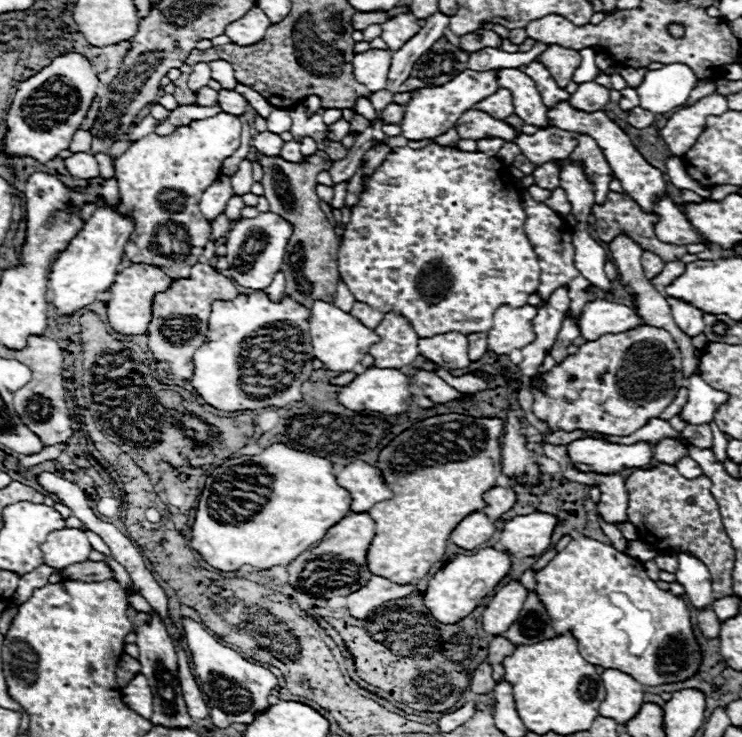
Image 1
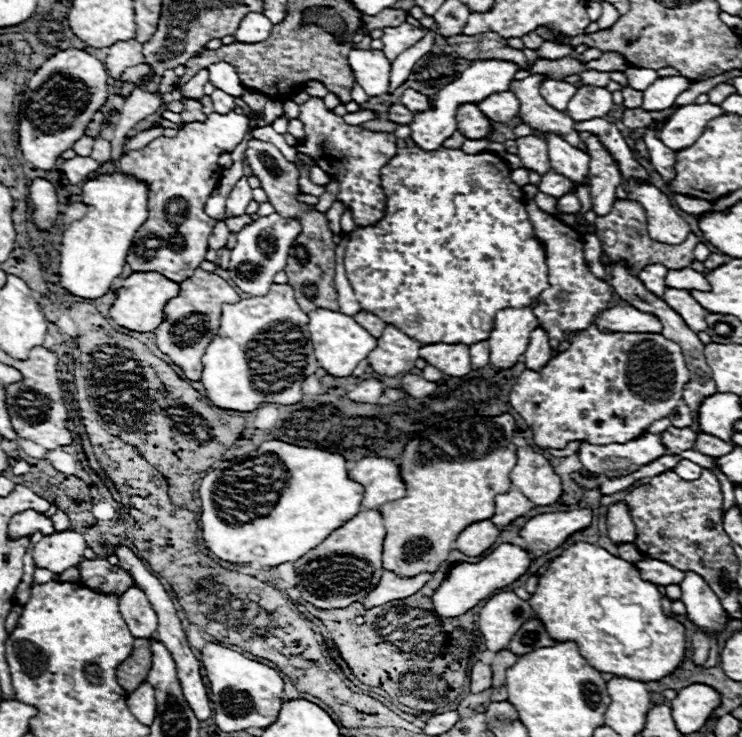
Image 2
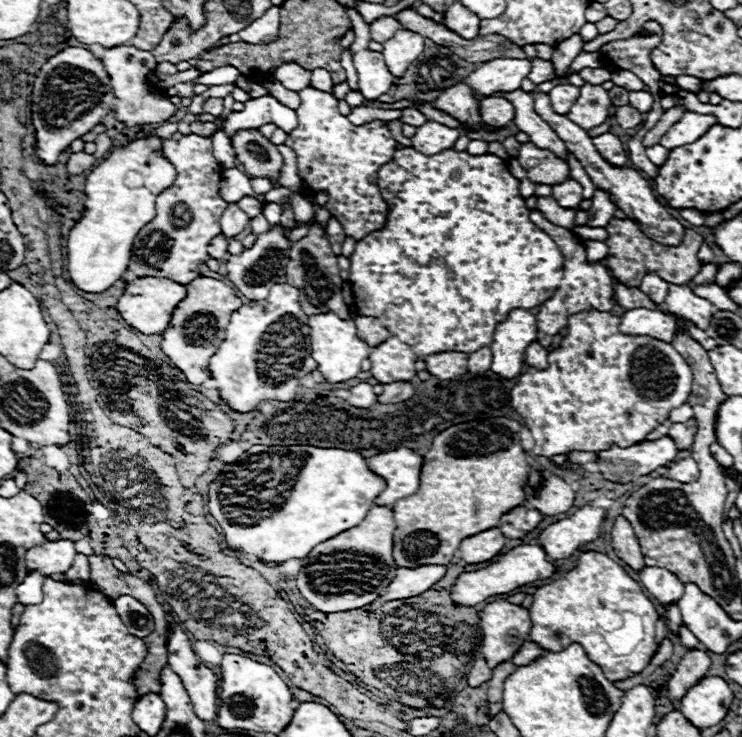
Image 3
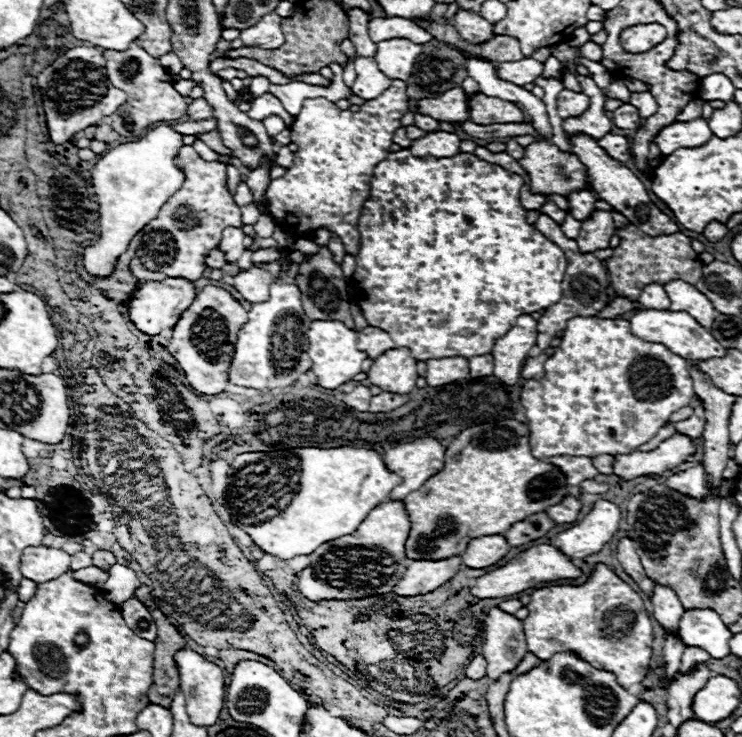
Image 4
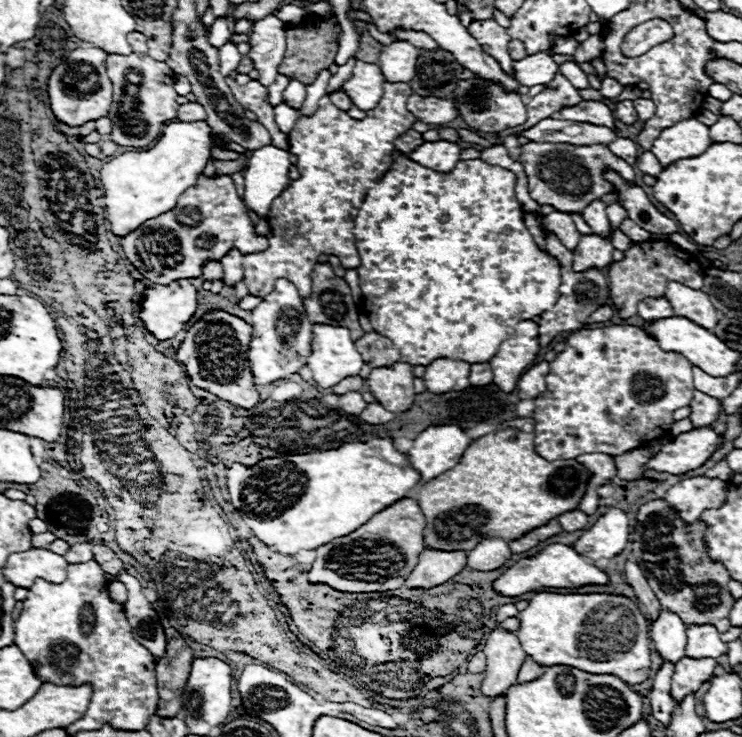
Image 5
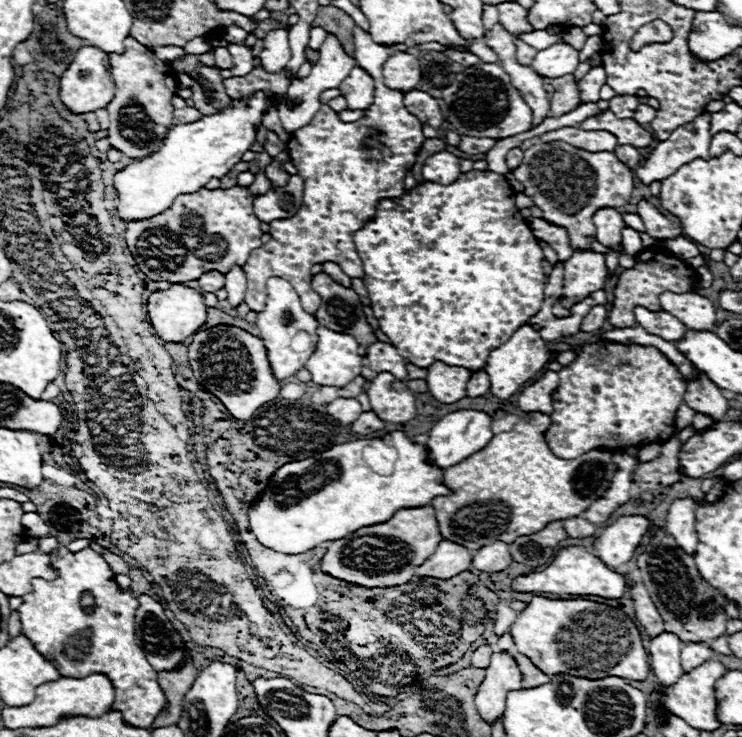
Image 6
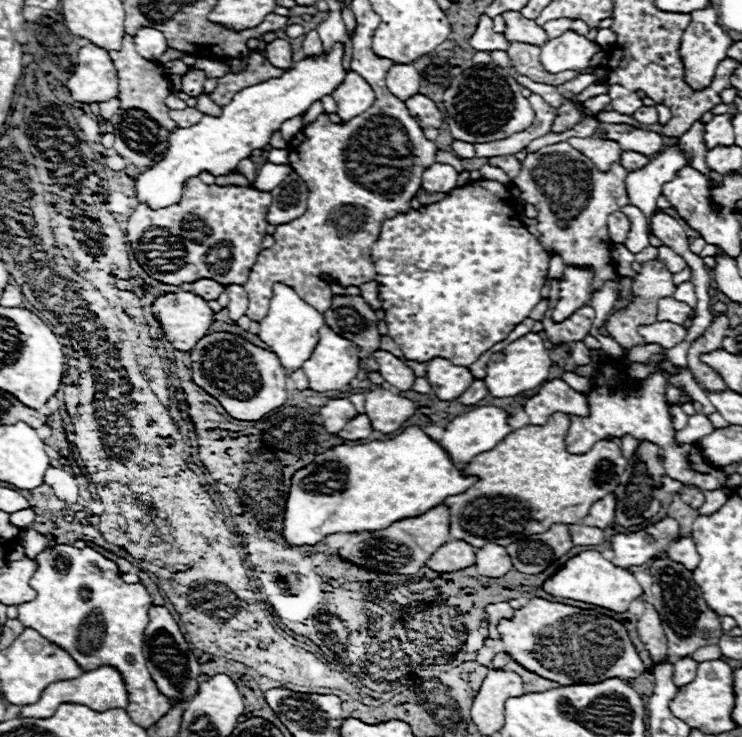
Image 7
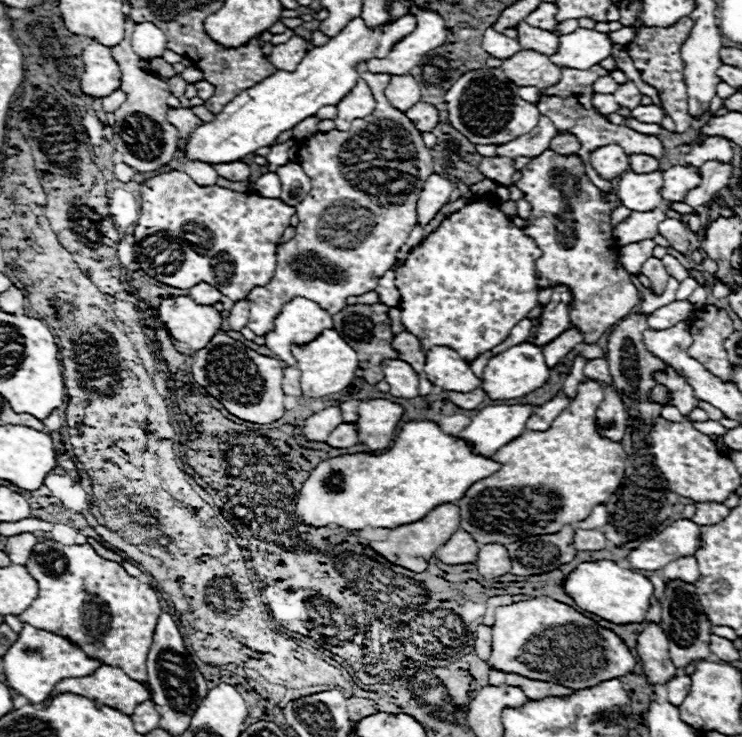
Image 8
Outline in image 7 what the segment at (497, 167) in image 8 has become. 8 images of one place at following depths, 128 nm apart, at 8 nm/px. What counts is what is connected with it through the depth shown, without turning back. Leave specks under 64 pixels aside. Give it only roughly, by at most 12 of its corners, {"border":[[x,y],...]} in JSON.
{"border":[[496,156],[488,160],[502,168],[510,180],[518,176],[520,162],[516,156]]}

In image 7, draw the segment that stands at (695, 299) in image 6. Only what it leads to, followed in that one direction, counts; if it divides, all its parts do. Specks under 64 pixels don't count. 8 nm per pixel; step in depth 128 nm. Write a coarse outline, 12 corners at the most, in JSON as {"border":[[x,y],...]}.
{"border":[[672,296],[658,300],[658,320],[684,324],[694,318],[686,302]]}

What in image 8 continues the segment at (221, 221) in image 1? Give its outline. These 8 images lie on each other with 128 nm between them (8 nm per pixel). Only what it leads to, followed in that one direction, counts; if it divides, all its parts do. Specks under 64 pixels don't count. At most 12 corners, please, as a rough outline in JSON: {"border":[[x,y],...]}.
{"border":[[206,282],[188,288],[188,296],[208,306],[222,300],[222,292]]}

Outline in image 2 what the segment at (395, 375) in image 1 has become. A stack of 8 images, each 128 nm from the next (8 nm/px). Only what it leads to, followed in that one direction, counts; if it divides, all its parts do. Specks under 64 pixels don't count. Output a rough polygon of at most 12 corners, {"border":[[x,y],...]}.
{"border":[[376,378],[362,380],[348,398],[358,404],[378,404],[384,394]]}

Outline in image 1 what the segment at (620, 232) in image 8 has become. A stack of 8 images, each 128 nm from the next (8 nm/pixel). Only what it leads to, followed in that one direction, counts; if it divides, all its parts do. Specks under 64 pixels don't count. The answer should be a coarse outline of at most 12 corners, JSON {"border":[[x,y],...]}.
{"border":[[556,162],[534,166],[536,186],[554,190],[560,184]]}

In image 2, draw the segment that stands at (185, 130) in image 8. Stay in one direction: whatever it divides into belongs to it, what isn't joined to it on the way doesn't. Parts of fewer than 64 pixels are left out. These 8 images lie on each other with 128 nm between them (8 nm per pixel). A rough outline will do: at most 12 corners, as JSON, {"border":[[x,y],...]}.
{"border":[[222,90],[212,92],[214,112],[234,110],[234,98]]}

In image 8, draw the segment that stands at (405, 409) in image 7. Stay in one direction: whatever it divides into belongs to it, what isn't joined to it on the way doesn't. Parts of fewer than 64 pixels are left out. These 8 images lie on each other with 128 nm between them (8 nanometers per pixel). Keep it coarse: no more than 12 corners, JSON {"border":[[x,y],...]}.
{"border":[[386,398],[360,402],[358,434],[386,450],[404,408]]}

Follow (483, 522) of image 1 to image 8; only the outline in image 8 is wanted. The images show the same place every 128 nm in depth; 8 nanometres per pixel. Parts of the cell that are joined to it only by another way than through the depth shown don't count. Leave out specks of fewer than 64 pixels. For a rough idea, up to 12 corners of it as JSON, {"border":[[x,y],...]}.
{"border":[[502,544],[480,546],[476,564],[484,578],[510,572]]}

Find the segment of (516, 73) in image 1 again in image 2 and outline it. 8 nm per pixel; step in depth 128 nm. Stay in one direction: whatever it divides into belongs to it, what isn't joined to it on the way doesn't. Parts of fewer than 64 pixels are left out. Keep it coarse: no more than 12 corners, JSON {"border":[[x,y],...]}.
{"border":[[540,74],[512,80],[518,116],[530,128],[586,152],[572,118],[548,106]]}

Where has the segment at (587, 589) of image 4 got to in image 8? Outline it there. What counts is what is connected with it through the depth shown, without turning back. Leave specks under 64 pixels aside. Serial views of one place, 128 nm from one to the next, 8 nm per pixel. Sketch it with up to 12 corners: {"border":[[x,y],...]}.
{"border":[[572,606],[496,610],[488,666],[580,690],[636,658]]}

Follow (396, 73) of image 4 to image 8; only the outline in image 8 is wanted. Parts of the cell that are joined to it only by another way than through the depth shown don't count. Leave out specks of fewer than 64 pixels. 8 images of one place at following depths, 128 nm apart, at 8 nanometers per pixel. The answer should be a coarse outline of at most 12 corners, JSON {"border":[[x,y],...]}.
{"border":[[412,74],[392,76],[384,94],[406,112],[420,100]]}

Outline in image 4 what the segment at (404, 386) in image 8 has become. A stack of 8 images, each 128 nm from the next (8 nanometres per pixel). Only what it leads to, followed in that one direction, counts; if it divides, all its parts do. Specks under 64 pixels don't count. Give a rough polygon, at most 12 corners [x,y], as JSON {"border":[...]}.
{"border":[[376,326],[358,330],[358,344],[376,358],[396,344]]}

